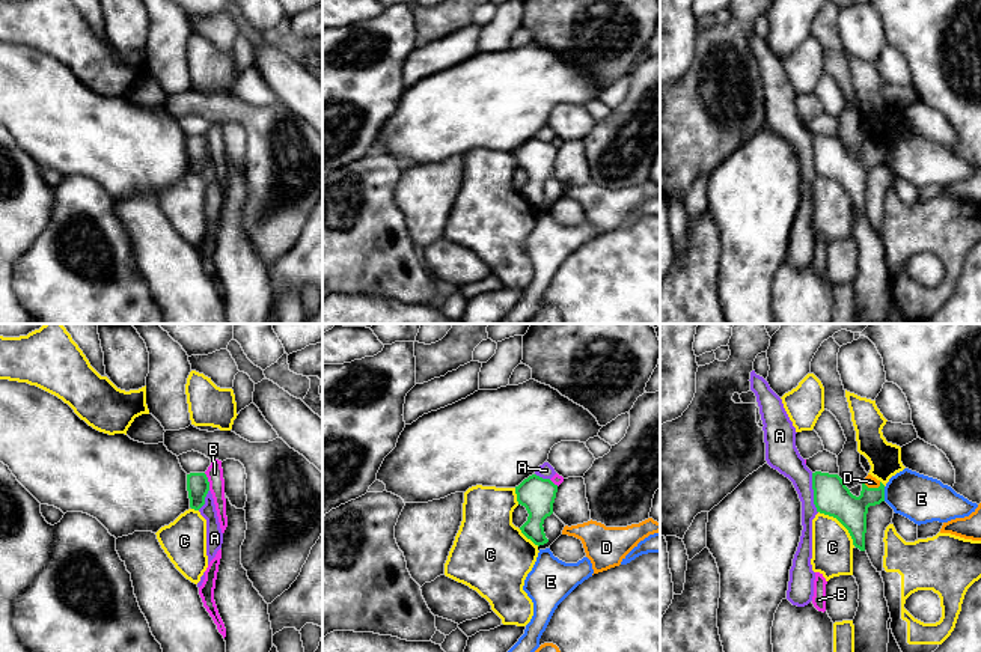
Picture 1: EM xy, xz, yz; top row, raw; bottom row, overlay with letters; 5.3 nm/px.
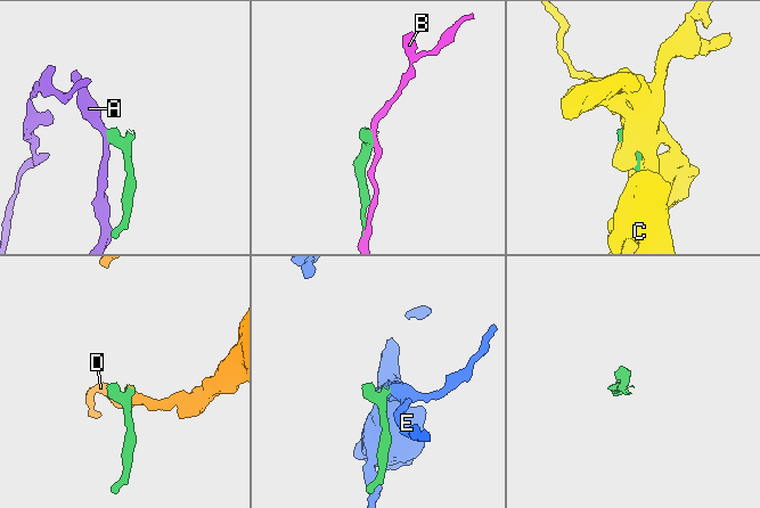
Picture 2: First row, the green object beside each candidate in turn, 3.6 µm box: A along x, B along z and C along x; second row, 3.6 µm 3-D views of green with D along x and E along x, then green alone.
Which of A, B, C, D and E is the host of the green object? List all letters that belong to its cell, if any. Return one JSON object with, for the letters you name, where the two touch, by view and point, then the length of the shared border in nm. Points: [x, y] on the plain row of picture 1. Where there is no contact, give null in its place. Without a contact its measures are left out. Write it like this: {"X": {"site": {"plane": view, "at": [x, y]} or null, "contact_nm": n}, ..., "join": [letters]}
{"D": {"site": {"plane": "yz", "at": [873, 151]}, "contact_nm": 100}, "join": ["D"]}

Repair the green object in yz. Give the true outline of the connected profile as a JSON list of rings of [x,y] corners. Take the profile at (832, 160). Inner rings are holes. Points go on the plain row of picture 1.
[[[815,134],[812,152],[817,175],[836,181],[848,193],[853,208],[865,214],[868,170],[885,164],[885,148],[868,137],[856,160],[838,137]]]

